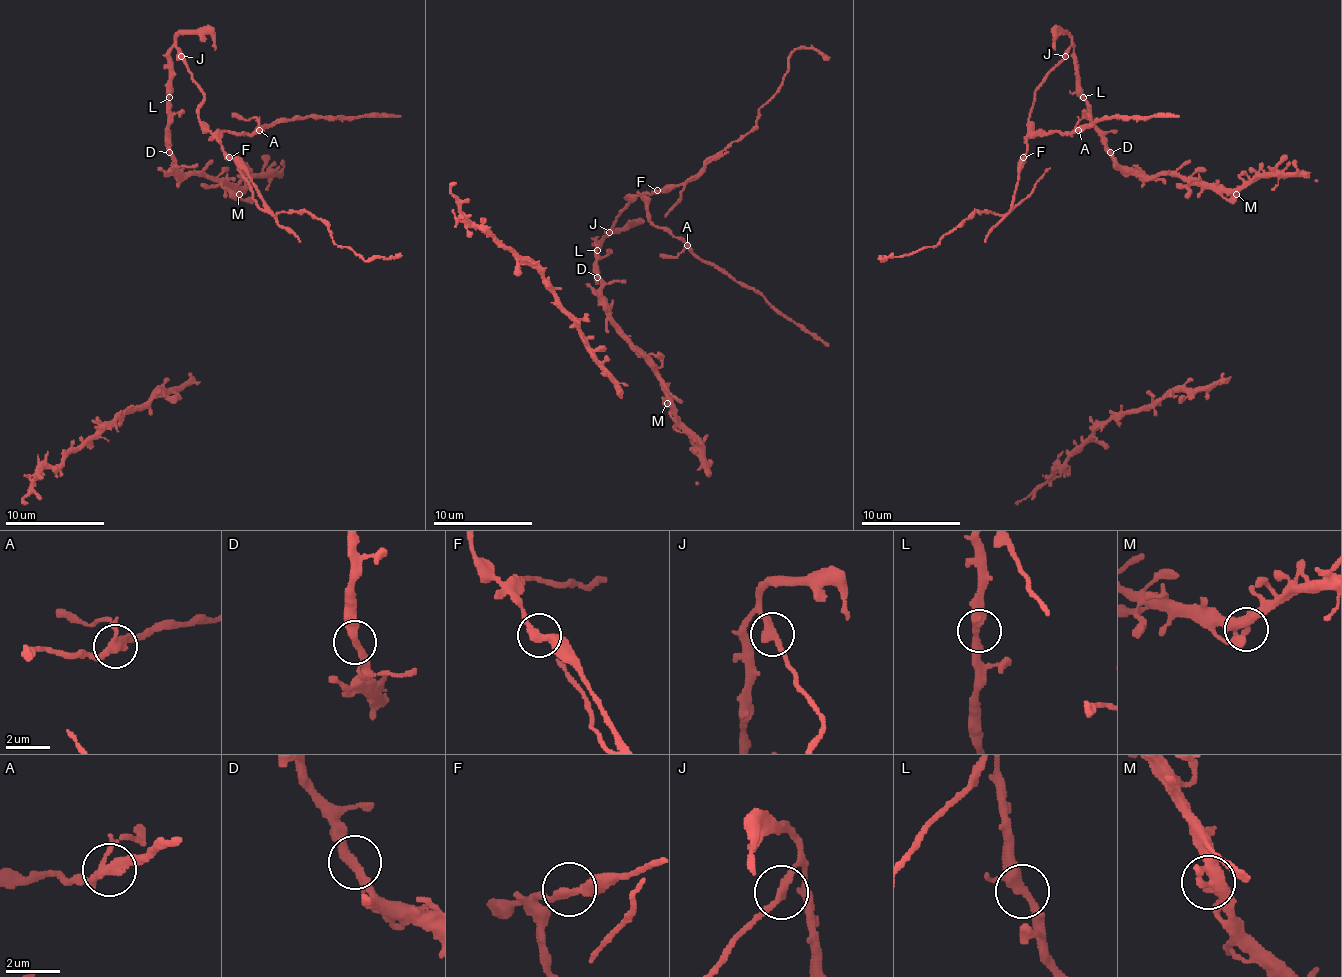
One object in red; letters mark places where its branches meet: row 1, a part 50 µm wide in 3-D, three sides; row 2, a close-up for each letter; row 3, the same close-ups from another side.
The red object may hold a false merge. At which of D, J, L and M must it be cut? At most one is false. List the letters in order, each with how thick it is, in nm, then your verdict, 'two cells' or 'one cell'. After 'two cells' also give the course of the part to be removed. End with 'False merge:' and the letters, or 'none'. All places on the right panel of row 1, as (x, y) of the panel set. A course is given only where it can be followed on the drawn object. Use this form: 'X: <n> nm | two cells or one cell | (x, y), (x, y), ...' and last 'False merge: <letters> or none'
D: 320 nm | one cell
J: 320 nm | two cells | (1065, 55), (1033, 97), (1026, 162), (1011, 209), (974, 211), (934, 246), (884, 261), (882, 256), (889, 256)
L: 320 nm | one cell
M: 420 nm | one cell
False merge: J

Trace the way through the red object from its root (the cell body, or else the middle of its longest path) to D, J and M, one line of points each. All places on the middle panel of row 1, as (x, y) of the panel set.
D: (610, 314), (610, 307), (602, 294), (602, 282), (597, 277)
J: (610, 314), (610, 307), (602, 294), (602, 282), (597, 277), (597, 242), (610, 232)
M: (610, 314), (610, 324), (652, 369), (667, 403)

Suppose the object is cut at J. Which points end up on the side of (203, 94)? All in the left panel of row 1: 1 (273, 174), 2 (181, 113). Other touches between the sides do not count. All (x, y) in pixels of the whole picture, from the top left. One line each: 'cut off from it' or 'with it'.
1: cut off from it
2: cut off from it

